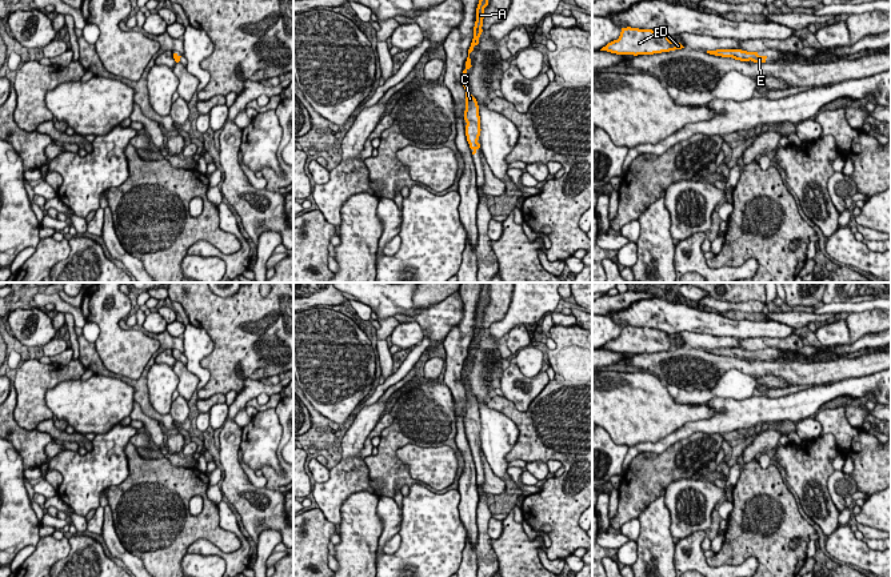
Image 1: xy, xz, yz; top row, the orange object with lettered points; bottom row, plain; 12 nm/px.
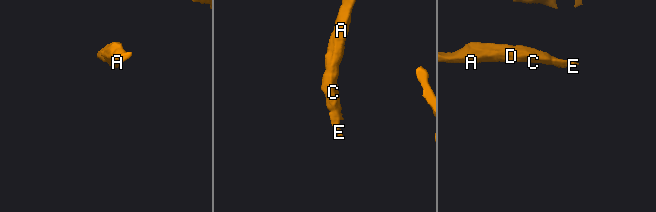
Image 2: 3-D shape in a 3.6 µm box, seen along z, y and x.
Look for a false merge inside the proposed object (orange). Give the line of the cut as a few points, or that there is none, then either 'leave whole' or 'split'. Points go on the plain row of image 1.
no cut; leave whole

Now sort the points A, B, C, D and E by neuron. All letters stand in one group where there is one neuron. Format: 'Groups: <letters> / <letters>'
Groups: A B C D E

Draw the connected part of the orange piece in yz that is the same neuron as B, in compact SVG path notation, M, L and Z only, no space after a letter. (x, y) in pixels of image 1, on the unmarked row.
M622 326L618 338L608 341L600 349L607 349L616 353L654 353L684 346L680 341L671 340L667 332L639 328Z

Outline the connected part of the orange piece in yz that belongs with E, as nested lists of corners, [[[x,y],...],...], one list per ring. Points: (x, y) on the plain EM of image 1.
[[[716,348],[707,349],[710,353],[722,354],[722,356],[732,356],[740,360],[754,360],[754,361],[766,361],[767,354],[759,354],[758,350],[747,350],[742,348]]]

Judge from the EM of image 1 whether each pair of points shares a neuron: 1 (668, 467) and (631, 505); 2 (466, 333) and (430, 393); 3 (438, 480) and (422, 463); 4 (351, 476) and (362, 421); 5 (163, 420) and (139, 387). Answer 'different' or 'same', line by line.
1: same
2: different
3: same
4: same
5: same

